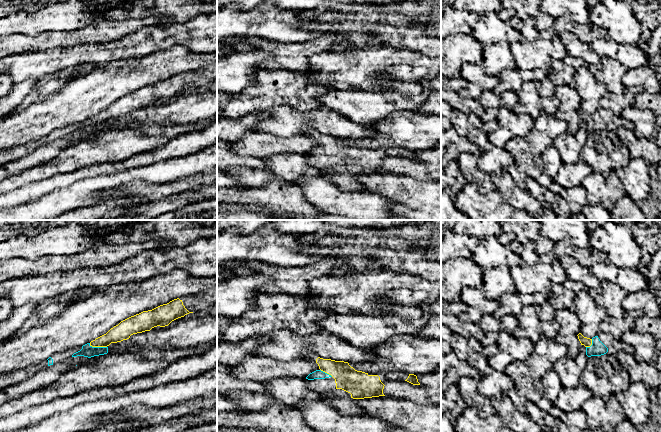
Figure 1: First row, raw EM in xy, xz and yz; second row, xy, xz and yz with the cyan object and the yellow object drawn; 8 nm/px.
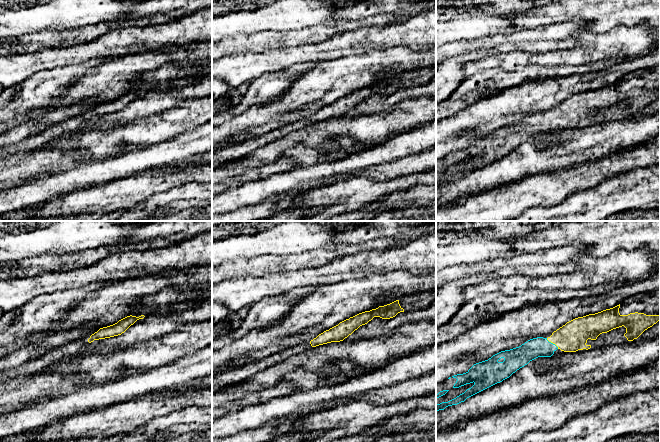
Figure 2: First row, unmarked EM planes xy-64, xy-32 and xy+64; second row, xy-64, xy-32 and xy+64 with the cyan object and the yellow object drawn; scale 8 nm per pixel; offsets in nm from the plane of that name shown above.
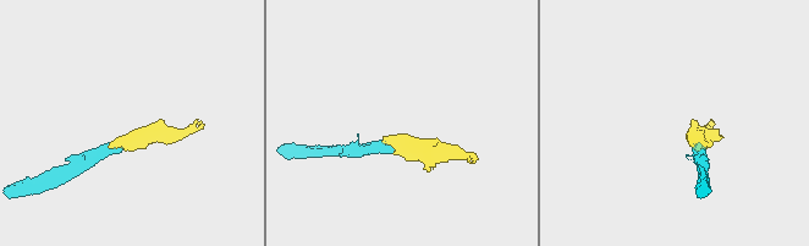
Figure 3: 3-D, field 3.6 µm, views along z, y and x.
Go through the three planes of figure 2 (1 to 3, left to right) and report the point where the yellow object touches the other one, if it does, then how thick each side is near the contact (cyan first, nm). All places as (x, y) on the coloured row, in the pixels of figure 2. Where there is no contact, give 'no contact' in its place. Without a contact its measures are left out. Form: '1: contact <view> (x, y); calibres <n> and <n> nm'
1: no contact
2: no contact
3: contact xy+64 (552, 343); calibres 160 and 240 nm

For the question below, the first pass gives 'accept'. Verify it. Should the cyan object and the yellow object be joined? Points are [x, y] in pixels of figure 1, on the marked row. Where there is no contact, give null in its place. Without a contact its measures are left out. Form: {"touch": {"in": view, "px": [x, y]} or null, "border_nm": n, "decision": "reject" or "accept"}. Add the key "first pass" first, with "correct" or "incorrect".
{"first pass": "correct", "touch": {"in": "xy", "px": [98, 347]}, "border_nm": 150, "decision": "accept"}

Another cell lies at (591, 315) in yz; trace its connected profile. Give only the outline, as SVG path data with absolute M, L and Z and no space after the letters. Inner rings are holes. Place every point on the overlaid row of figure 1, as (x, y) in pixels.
M587 287L575 294L571 310L579 318L580 333L590 339L597 336L600 324L608 317L606 310L592 299Z

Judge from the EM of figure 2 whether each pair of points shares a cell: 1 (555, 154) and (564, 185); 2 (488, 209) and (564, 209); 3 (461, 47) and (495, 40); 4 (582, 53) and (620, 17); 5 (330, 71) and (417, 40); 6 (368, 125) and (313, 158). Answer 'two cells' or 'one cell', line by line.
1: two cells
2: two cells
3: one cell
4: two cells
5: two cells
6: two cells

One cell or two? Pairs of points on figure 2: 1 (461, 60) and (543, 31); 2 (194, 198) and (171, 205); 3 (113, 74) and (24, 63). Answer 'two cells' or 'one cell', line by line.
1: two cells
2: one cell
3: two cells

